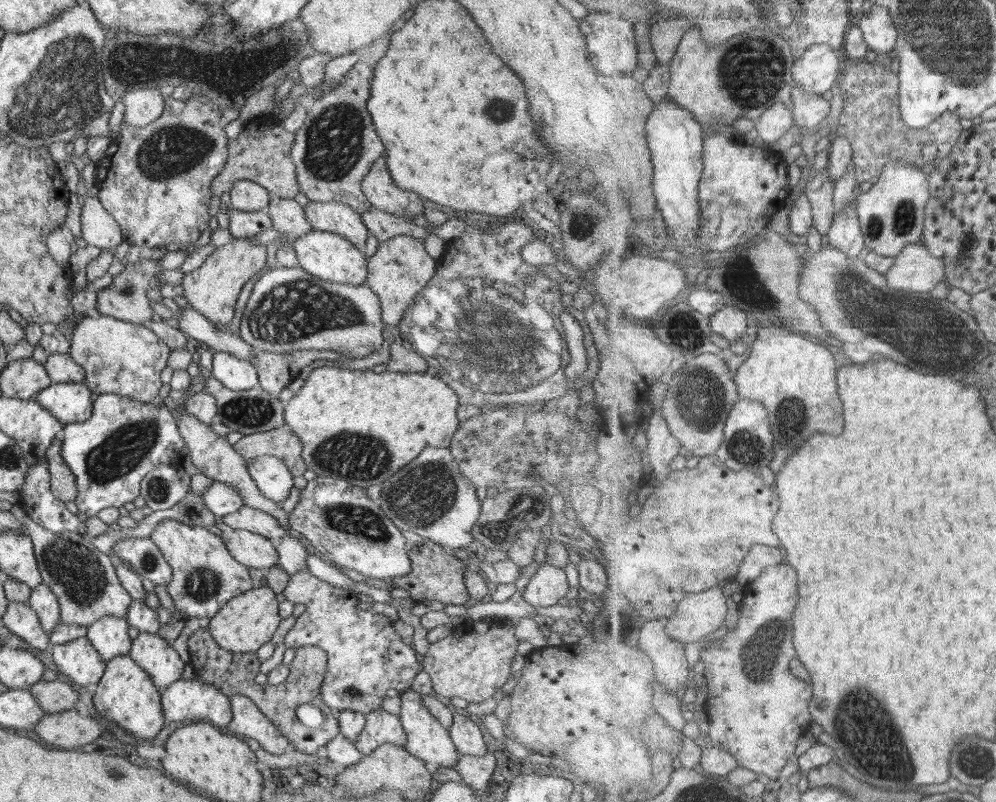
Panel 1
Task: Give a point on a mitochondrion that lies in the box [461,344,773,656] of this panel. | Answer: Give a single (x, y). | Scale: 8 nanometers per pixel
(702, 400)

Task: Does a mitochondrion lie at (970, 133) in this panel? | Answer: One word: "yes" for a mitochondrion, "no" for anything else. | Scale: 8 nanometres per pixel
no

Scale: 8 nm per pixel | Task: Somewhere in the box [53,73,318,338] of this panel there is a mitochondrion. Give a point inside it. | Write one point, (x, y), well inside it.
(172, 150)

